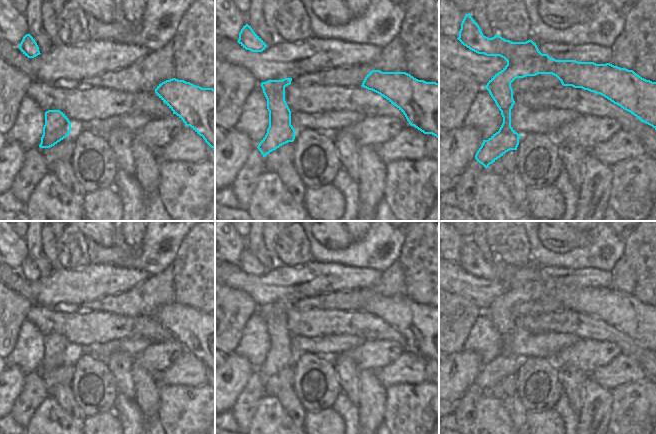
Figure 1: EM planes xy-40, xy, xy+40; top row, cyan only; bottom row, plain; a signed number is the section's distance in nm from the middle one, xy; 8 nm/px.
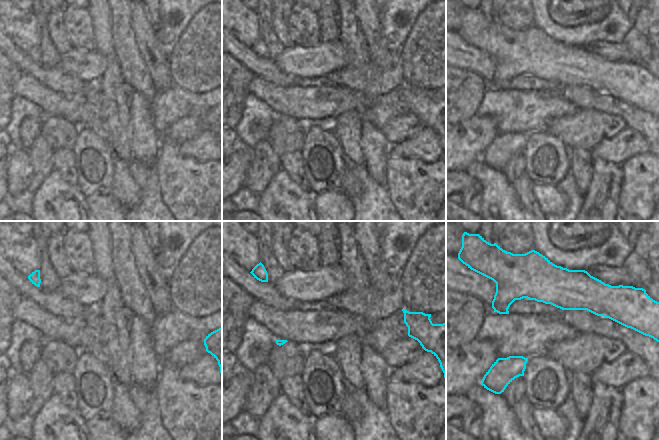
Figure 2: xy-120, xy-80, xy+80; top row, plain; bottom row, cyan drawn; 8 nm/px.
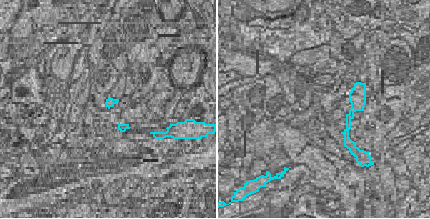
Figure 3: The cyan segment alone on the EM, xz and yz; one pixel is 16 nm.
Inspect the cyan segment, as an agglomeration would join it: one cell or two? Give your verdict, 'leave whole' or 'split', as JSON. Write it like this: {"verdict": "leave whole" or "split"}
{"verdict": "leave whole"}

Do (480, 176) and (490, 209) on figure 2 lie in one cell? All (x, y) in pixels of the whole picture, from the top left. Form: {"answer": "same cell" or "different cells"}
{"answer": "same cell"}

